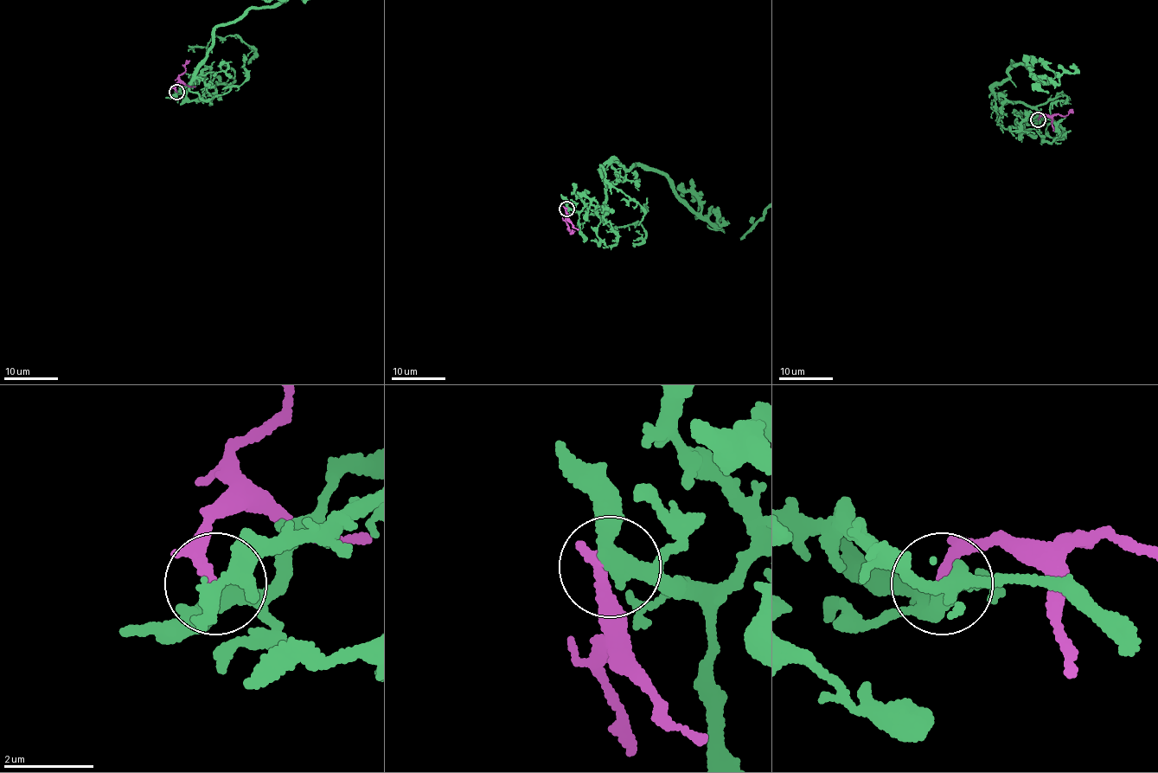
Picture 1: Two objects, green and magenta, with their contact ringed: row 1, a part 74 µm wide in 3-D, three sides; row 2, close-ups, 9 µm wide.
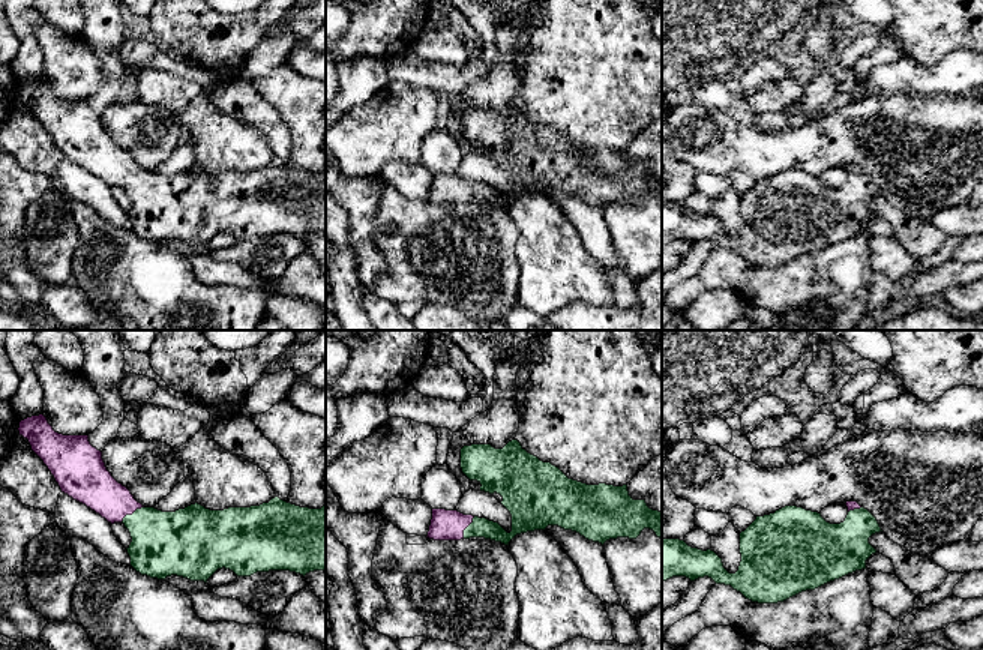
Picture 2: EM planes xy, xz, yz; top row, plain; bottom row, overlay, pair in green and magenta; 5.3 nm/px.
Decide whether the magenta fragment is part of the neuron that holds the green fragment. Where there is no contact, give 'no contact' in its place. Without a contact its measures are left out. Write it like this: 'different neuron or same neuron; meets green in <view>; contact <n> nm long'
same neuron; meets green in xy; contact 150 nm long

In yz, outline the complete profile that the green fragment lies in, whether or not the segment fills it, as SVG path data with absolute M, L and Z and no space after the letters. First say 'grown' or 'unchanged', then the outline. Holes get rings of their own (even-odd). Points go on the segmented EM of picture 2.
grown; M857 501L845 504L848 515L840 524L830 524L821 513L797 506L785 506L774 513L756 516L740 533L741 561L735 573L729 573L711 549L692 548L680 539L662 539L662 582L672 576L686 576L690 581L708 576L716 584L731 585L752 602L777 603L866 569L866 560L876 552L869 537L882 530L876 518Z

